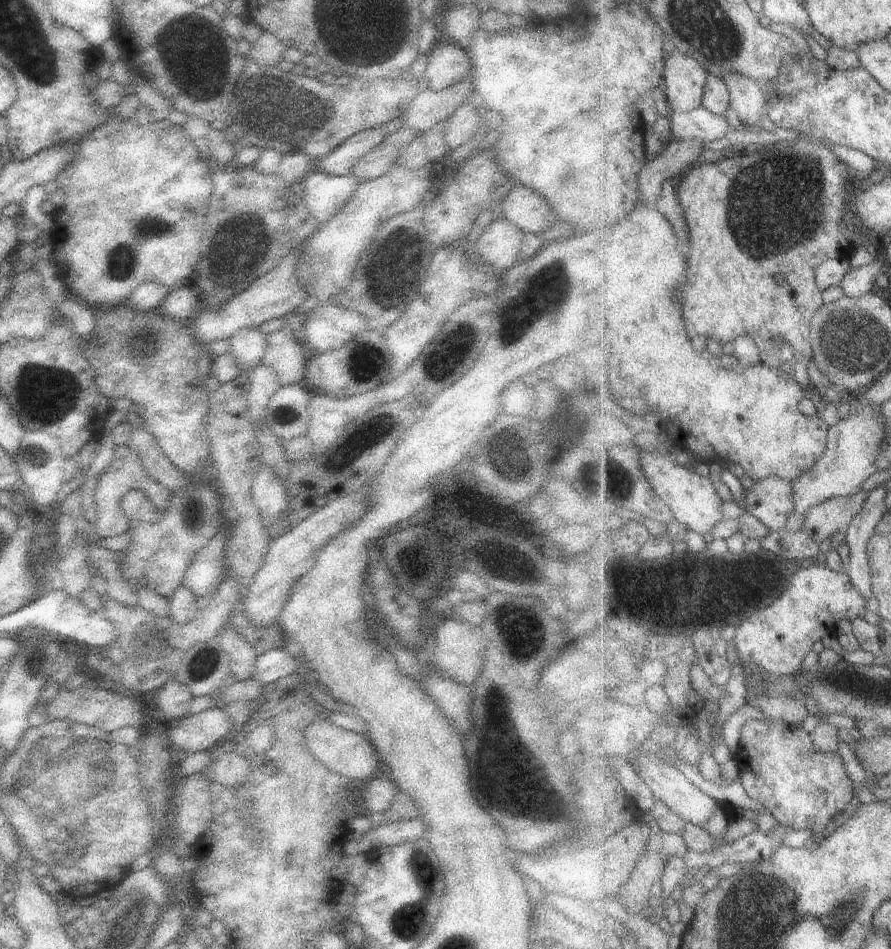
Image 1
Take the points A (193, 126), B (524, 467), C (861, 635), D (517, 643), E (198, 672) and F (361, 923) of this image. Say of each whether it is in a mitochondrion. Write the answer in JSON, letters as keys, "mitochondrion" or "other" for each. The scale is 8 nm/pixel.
{"A":"other","B":"other","C":"other","D":"other","E":"other","F":"other"}

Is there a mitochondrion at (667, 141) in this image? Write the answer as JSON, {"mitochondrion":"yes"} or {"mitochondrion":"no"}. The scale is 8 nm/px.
{"mitochondrion":"no"}

